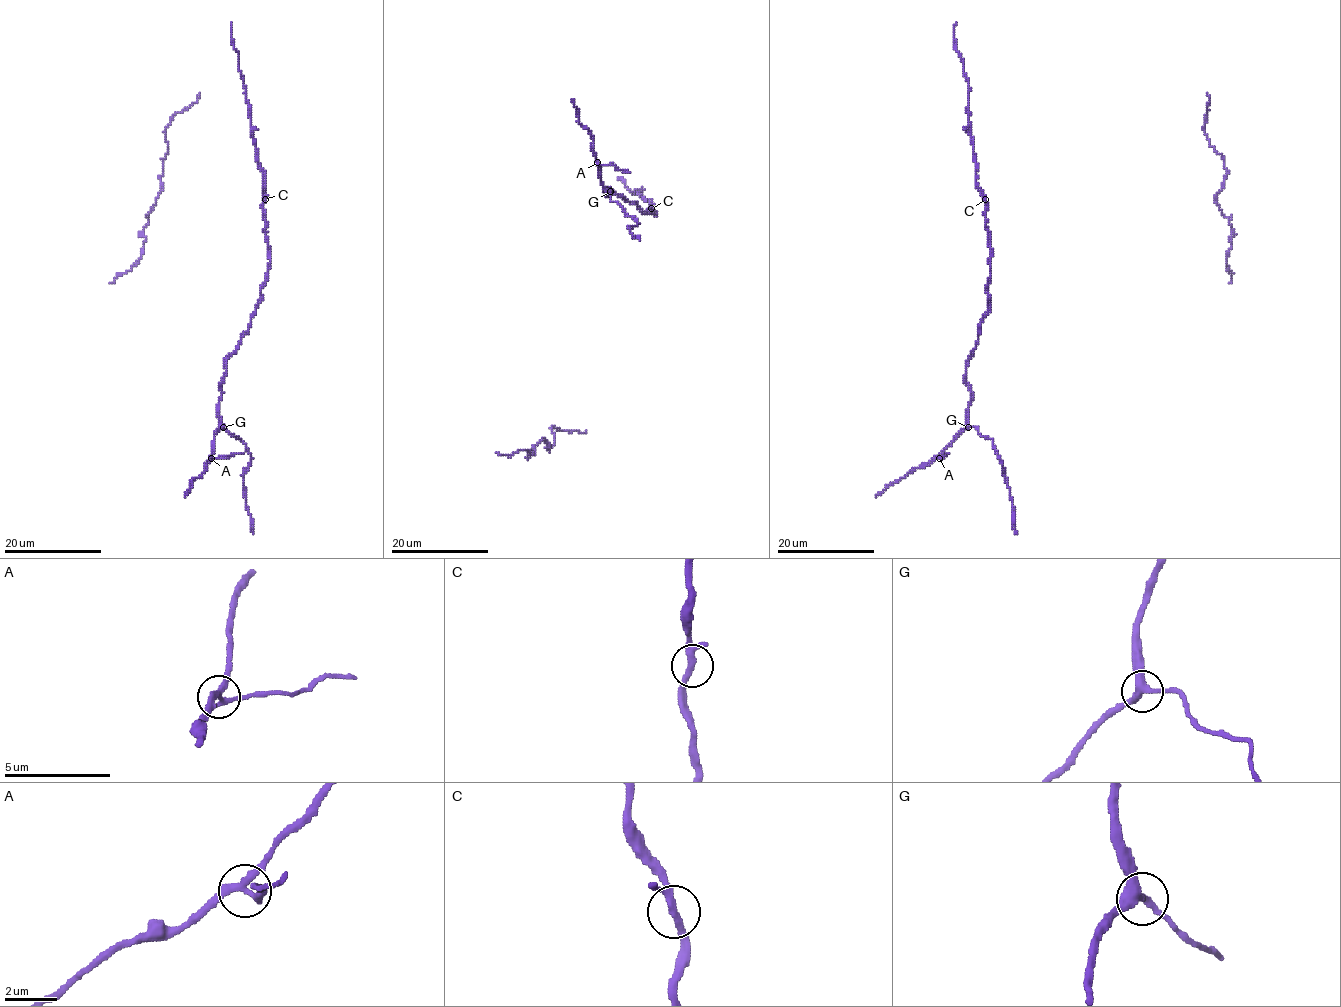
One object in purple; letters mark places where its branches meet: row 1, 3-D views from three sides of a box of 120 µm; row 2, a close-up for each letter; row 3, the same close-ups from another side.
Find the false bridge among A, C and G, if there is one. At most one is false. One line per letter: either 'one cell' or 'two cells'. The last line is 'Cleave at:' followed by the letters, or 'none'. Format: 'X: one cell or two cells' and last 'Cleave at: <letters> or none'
A: two cells
C: one cell
G: one cell
Cleave at: A

